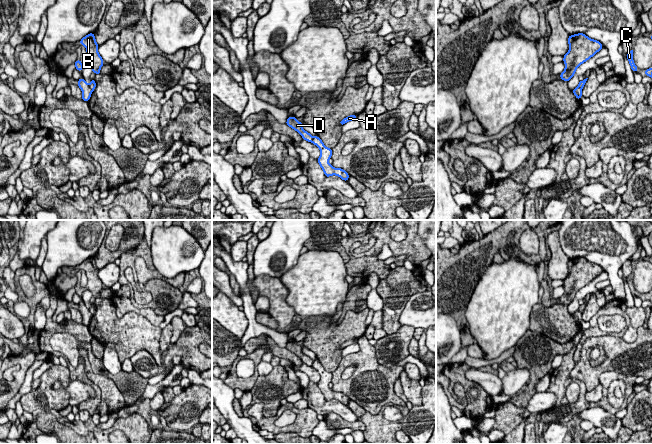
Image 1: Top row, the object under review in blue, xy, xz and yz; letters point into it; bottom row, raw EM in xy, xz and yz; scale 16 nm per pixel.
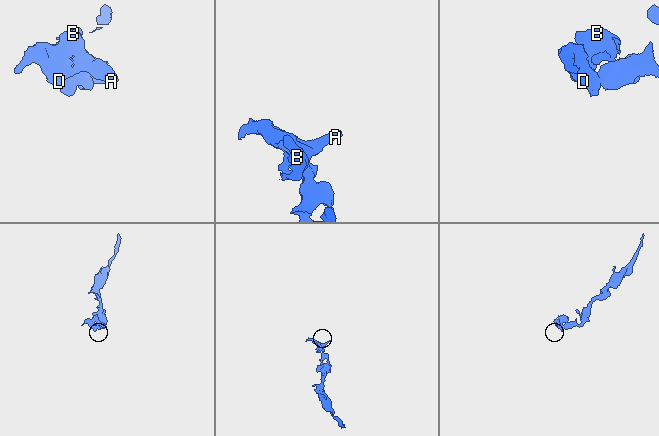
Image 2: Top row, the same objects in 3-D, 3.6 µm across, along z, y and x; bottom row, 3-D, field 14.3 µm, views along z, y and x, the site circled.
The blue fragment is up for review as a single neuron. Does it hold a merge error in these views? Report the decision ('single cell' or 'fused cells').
fused cells

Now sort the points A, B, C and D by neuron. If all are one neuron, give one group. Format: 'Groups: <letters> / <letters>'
Groups: A B D / C

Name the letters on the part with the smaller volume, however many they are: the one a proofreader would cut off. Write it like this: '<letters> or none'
A, B, D

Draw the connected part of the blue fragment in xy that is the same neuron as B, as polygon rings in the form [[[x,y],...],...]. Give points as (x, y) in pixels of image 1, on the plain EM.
[[[89,257],[79,266],[86,272],[87,285],[85,289],[89,290],[95,298],[101,298],[100,293],[104,288],[102,281],[98,277],[99,269],[96,266],[94,257]]]

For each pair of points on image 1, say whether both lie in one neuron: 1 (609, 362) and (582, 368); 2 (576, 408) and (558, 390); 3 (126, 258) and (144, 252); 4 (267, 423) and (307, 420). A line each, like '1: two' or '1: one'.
1: one
2: one
3: one
4: one

